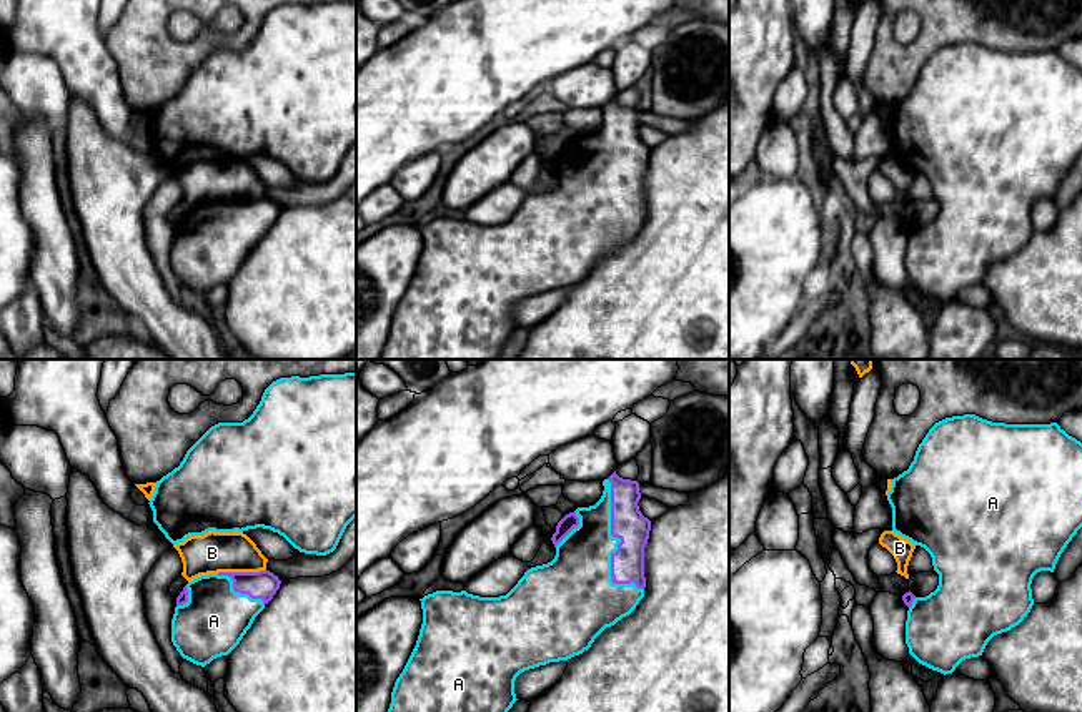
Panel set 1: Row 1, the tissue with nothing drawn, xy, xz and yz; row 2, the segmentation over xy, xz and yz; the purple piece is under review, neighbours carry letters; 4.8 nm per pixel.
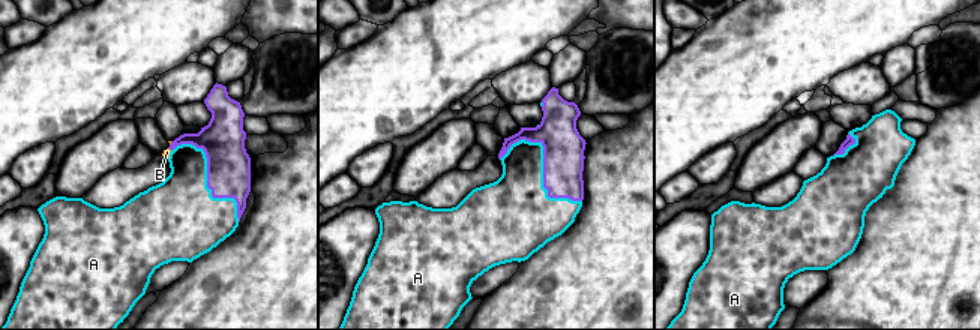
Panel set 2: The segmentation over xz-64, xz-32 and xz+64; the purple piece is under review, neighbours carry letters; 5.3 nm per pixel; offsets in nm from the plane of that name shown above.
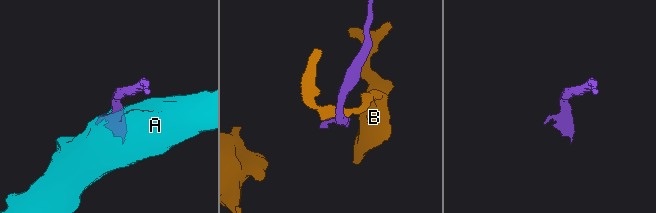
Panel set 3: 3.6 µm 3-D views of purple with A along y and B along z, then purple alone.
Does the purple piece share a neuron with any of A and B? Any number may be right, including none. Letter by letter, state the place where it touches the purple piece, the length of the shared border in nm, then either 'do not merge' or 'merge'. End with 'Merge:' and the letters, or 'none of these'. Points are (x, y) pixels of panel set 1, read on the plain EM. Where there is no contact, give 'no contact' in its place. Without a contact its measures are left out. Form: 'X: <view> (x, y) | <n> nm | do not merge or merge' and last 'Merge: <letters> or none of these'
A: xz (618, 172) | 550 nm | merge
B: xy (240, 200) | 240 nm | do not merge
Merge: A

